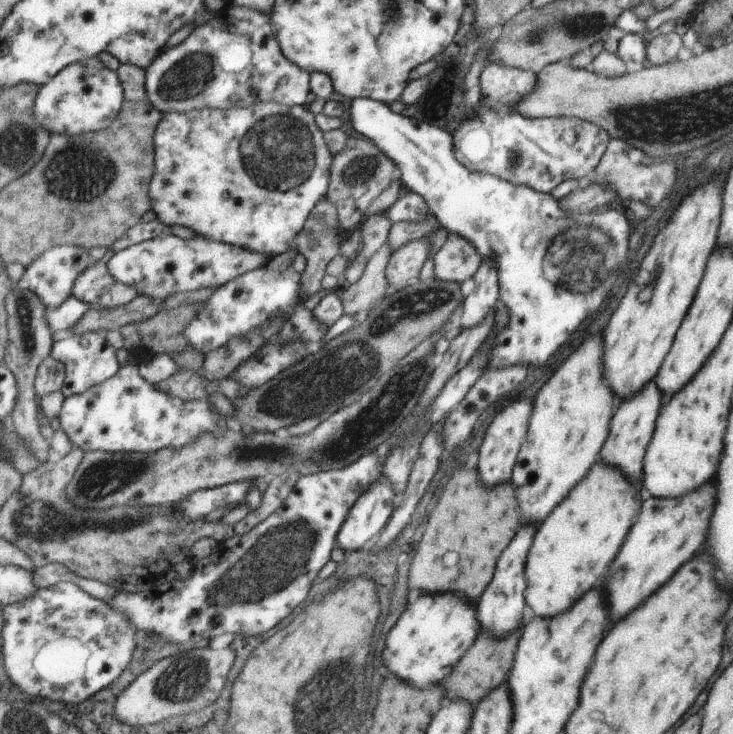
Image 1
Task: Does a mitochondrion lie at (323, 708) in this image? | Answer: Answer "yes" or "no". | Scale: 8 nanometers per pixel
yes

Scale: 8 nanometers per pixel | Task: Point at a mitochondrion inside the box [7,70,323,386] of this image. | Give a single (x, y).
(78, 171)

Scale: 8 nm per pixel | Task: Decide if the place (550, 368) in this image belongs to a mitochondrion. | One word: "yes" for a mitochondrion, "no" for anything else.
no

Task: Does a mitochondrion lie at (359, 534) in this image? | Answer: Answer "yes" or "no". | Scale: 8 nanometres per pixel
no

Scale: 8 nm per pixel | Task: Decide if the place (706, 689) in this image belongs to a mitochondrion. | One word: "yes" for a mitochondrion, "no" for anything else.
no

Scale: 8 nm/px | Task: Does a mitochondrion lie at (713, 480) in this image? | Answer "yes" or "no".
no

